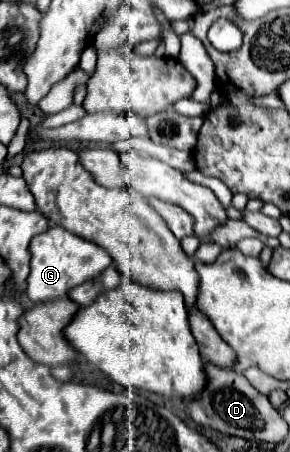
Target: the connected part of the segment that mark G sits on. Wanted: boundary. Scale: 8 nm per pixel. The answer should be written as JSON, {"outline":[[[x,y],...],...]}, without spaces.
{"outline":[[[50,225],[48,231],[36,235],[30,243],[30,275],[28,275],[28,287],[26,295],[32,303],[52,301],[58,297],[66,297],[68,289],[100,275],[110,263],[110,255],[98,247],[96,243],[90,243],[78,235],[72,235],[60,225]]]}

